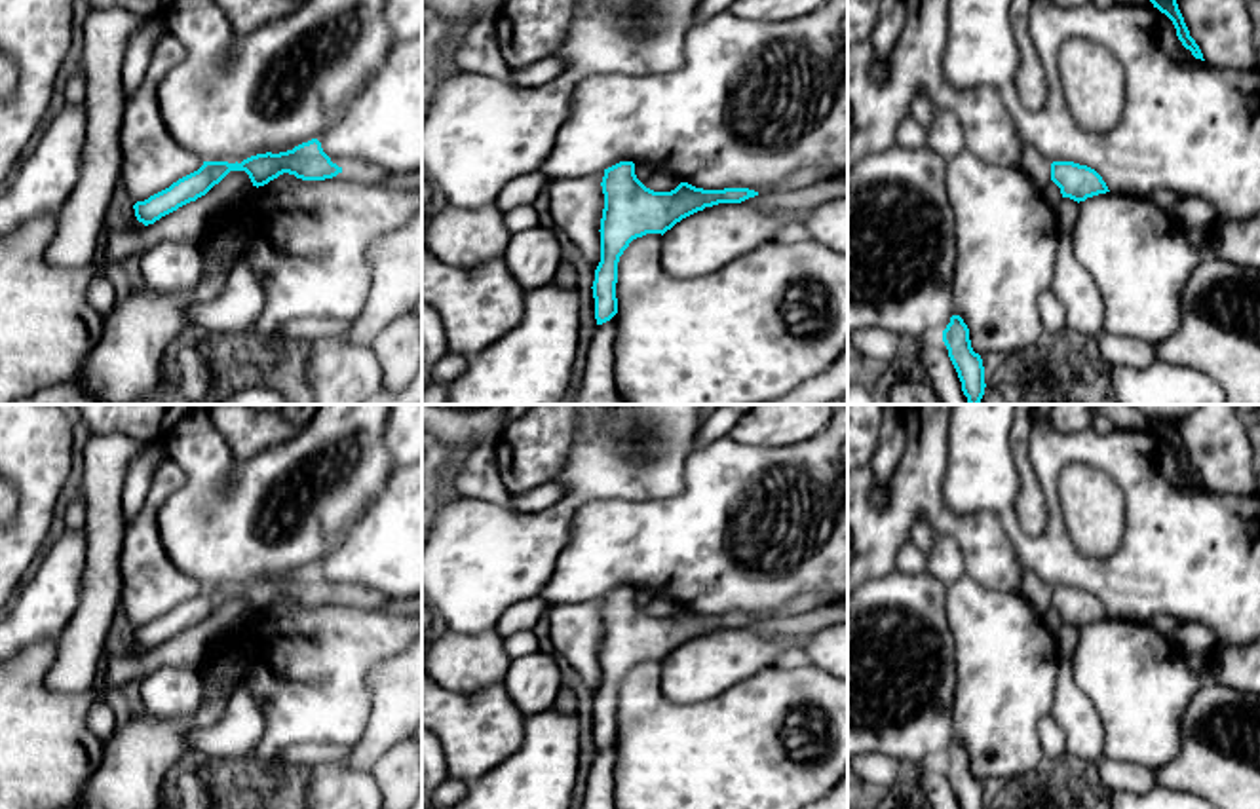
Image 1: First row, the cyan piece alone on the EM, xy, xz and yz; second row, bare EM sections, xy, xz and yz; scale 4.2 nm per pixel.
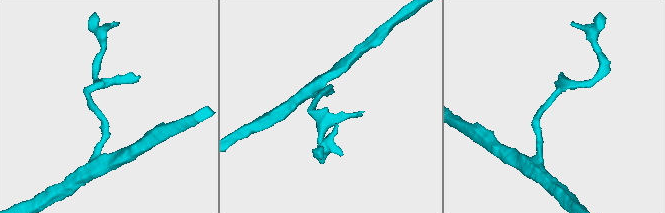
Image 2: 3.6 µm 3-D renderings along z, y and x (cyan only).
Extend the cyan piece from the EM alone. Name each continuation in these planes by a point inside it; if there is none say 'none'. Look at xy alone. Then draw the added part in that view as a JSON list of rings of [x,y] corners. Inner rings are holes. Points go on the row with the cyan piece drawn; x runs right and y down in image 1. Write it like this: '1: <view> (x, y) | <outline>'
none

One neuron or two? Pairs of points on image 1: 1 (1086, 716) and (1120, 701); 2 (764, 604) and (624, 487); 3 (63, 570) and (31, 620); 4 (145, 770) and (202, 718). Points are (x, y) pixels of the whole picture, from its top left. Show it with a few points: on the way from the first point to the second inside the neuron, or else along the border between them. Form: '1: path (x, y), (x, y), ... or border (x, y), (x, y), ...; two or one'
1: border (1072, 673), (1072, 678), (1101, 720), (1103, 754); two
2: border (683, 485), (679, 492), (664, 498), (595, 502); two
3: path (57, 582), (40, 608); one
4: path (158, 754), (187, 726); one

